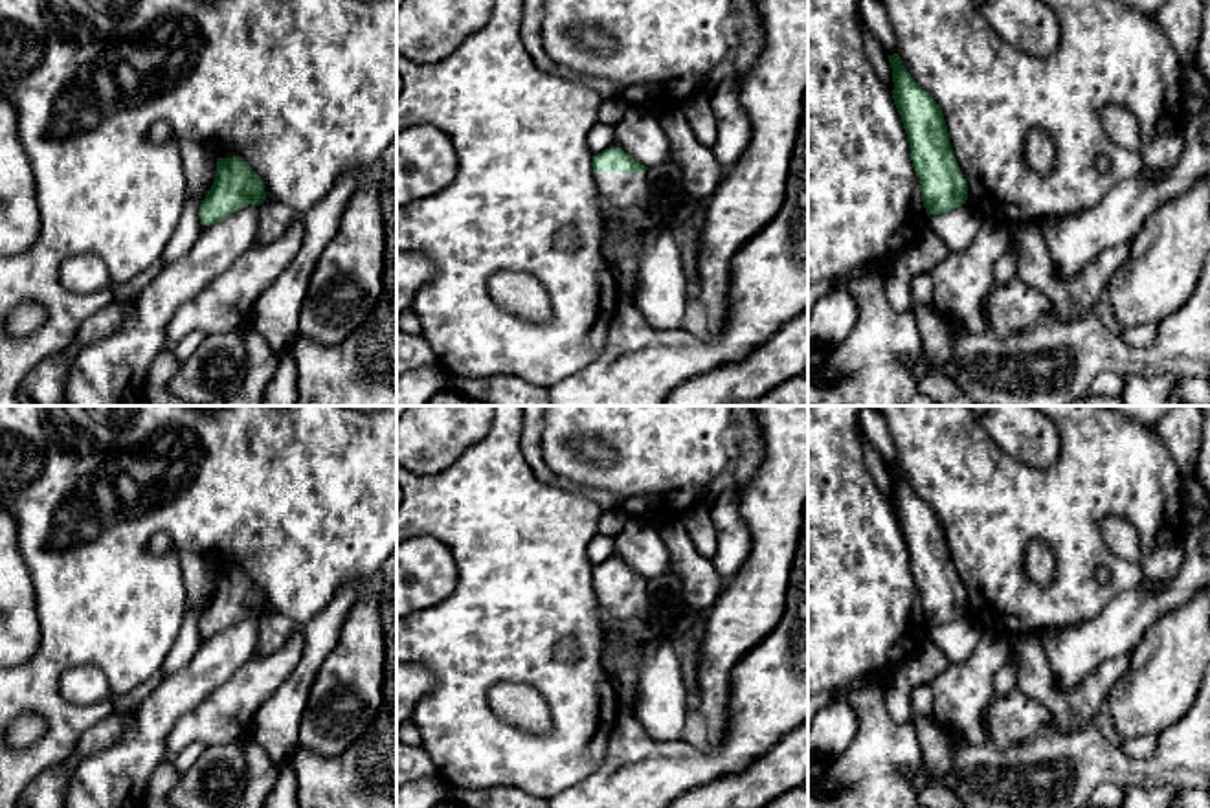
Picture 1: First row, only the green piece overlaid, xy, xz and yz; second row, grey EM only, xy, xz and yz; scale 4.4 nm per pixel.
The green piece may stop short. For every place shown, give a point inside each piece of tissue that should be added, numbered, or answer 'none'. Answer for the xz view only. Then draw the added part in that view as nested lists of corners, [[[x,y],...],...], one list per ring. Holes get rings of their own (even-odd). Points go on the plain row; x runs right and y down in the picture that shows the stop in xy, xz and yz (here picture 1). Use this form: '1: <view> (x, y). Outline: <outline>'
1: xz (625, 608). Outline: [[[593,584],[602,623],[602,661],[611,650],[611,635],[624,643],[648,643],[663,637],[657,608],[652,606],[646,584]]]

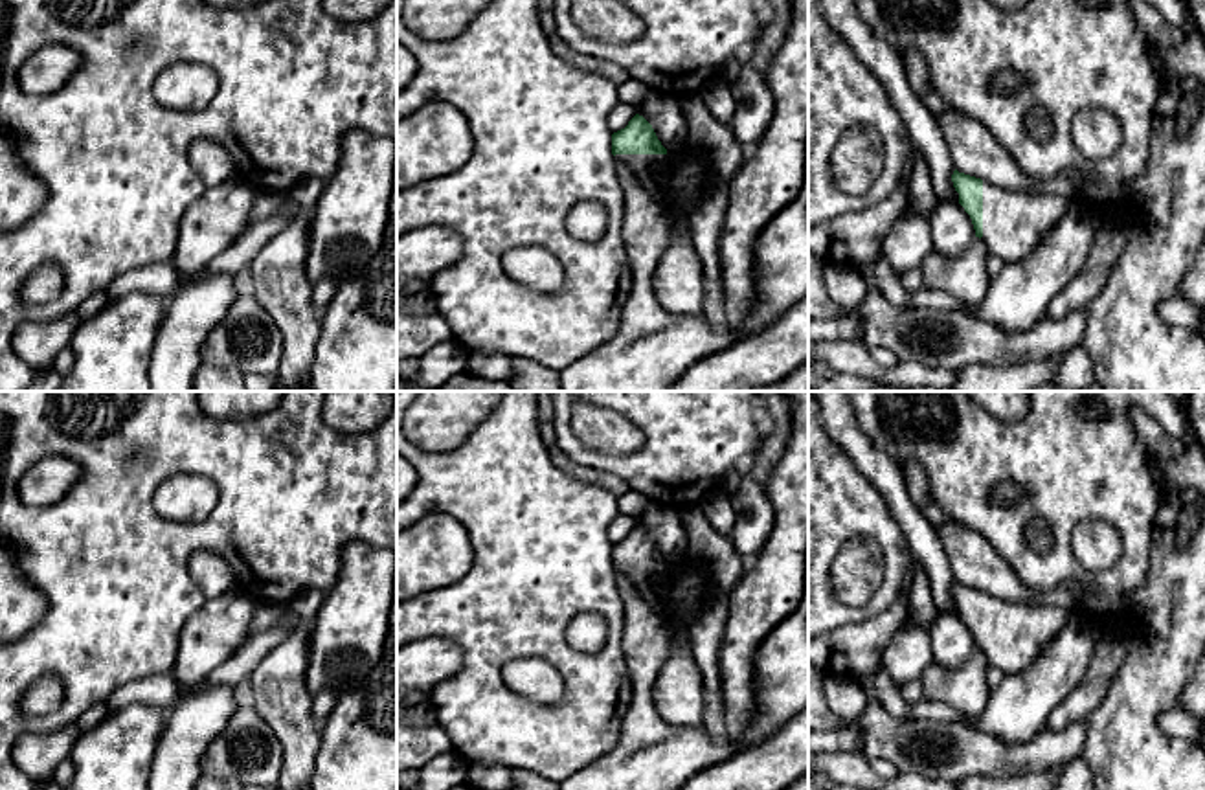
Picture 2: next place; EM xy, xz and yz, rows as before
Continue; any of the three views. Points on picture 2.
1: yz (1014, 634). Outline: [[[983,592],[983,656],[988,667],[1014,676],[1042,656],[1064,628],[1069,612],[1049,604],[1003,601]]]

